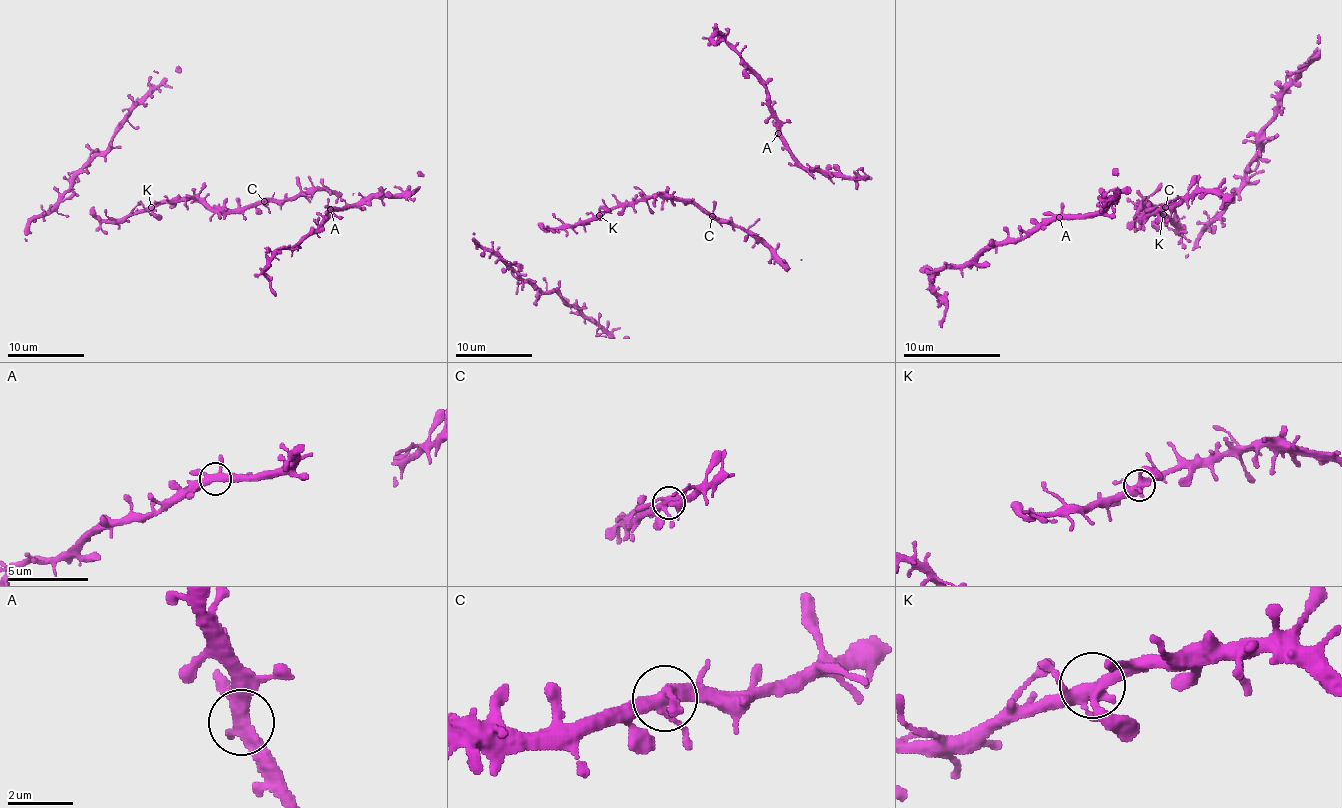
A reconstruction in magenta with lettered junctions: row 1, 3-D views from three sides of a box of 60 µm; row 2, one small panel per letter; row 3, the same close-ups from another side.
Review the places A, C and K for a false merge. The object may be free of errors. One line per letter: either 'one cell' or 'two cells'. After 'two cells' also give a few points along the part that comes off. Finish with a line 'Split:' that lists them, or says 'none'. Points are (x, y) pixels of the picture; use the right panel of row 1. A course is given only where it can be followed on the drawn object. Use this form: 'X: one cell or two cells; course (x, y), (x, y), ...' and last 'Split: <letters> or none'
A: one cell
C: one cell
K: one cell
Split: none

